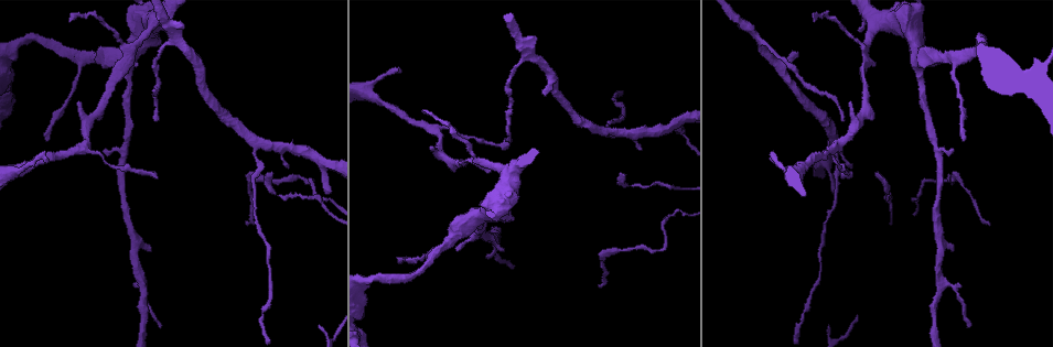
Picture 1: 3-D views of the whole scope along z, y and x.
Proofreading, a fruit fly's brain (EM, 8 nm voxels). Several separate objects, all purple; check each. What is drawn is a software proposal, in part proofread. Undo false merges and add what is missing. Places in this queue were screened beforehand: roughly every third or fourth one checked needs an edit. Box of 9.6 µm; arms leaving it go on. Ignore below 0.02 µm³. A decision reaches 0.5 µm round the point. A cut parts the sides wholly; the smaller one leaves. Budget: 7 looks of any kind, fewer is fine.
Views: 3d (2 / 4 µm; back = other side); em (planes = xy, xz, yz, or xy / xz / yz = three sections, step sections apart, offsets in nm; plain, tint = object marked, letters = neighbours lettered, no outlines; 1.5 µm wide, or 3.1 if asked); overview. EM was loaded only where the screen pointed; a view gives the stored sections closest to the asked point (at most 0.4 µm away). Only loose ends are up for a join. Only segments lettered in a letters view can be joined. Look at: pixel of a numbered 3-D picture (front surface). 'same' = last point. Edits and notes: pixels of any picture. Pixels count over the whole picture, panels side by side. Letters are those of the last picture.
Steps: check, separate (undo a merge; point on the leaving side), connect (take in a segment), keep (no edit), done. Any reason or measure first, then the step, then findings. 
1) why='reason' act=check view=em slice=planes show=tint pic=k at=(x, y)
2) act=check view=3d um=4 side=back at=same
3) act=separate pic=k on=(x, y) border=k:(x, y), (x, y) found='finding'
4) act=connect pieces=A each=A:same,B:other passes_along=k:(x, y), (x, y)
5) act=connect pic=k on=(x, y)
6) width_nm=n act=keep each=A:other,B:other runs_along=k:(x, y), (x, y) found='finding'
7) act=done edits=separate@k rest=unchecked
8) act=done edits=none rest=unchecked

why='abrupt turn' act=check view=3d um=4 pic=1 at=(261, 145)

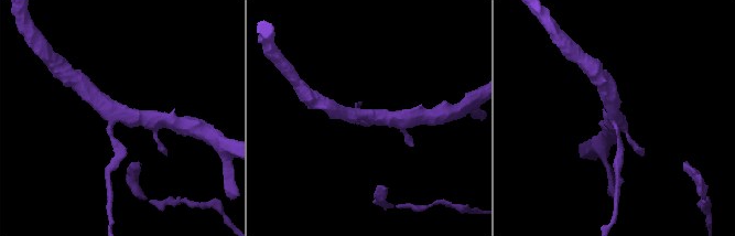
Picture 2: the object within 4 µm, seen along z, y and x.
arms=3 arm_widths_nm=170,260,280 act=check view=em slice=planes show=tint pic=2 at=(367, 118)

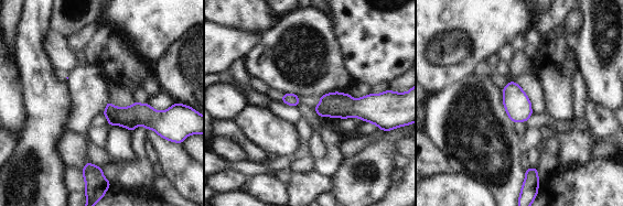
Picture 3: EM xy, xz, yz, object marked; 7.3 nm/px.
why='what lies round it' act=check view=em slice=planes show=letters at=same

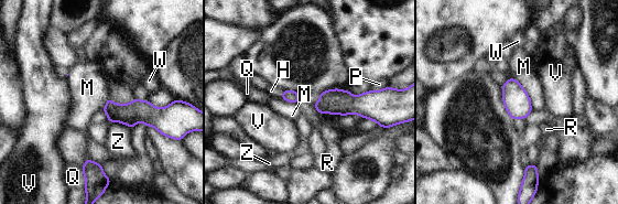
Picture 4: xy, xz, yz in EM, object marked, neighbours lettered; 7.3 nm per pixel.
width_nm=20 act=keep each=H:other,M:other,P:other,Q:other,R:other,V:other,W:other,Z:other border=4:(508, 77), (520, 84), (533, 110) found='one neuron here'

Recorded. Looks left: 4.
why='thin end' act=check view=em slice=xz step=8 show=tint pic=1 at=(508, 141)

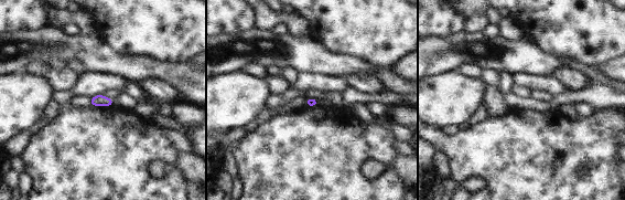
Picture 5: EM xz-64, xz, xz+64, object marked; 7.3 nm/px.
act=check view=em slice=planes show=letters at=same

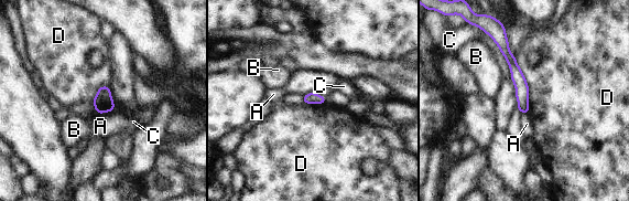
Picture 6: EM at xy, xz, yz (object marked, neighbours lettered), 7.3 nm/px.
act=keep each=A:other,B:other,C:other,D:other runs_along=6:(502, 39), (521, 85), (526, 110) found='none of them fits'

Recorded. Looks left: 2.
why='free end' act=check view=em slice=planes show=plain pic=1 at=(773, 163)

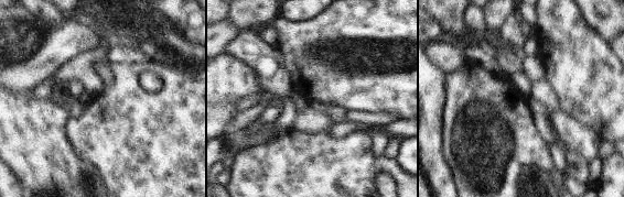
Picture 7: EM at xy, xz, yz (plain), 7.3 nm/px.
why='what lies round it' act=check view=em slice=planes show=letters at=same

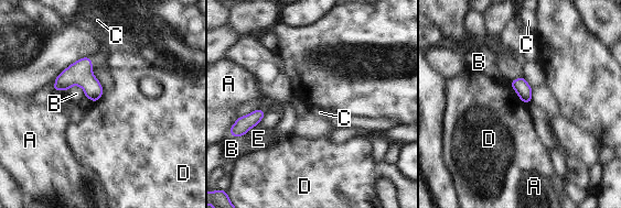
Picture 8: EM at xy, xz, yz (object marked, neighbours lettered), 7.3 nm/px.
width_nm=110 act=keep each=A:other,B:other,C:other,D:other,E:other border=8:(509, 83), (525, 104) found='no lettered segment goes on from it'

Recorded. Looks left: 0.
act=done edits=none rest=unchecked

